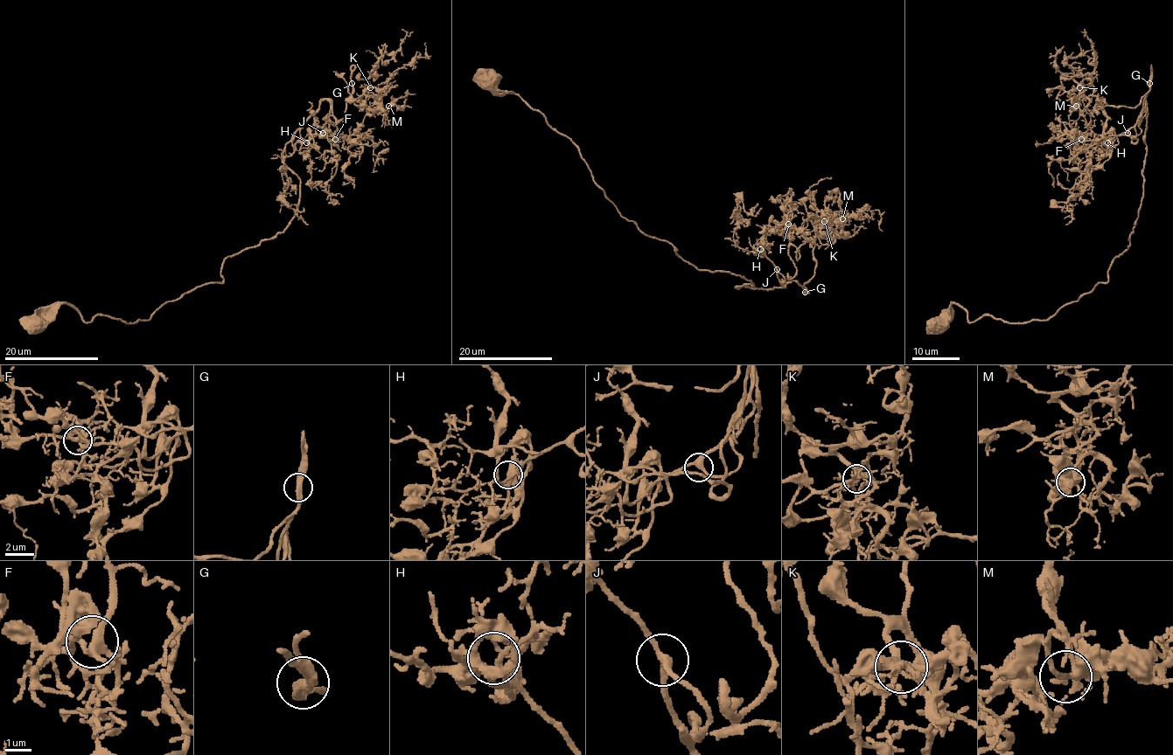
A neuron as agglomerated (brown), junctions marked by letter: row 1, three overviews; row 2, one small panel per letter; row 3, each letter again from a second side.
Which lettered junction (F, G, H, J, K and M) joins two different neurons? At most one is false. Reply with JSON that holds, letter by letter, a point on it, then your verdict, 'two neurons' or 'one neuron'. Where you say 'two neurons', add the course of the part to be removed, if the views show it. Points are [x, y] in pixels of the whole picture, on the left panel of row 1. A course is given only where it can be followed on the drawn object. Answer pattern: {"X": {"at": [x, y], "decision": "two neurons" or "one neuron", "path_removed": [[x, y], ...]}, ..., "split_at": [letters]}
{"F": {"at": [335, 139], "decision": "one neuron"}, "G": {"at": [352, 83], "decision": "one neuron"}, "H": {"at": [306, 142], "decision": "one neuron"}, "J": {"at": [323, 133], "decision": "one neuron"}, "K": {"at": [370, 87], "decision": "one neuron"}, "M": {"at": [388, 106], "decision": "one neuron"}, "split_at": []}

